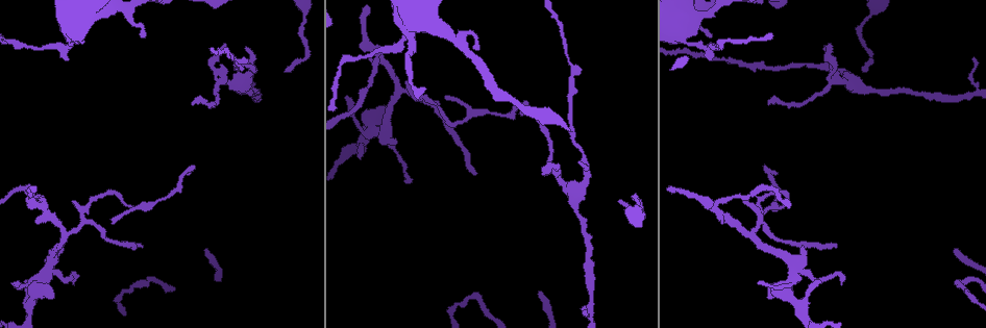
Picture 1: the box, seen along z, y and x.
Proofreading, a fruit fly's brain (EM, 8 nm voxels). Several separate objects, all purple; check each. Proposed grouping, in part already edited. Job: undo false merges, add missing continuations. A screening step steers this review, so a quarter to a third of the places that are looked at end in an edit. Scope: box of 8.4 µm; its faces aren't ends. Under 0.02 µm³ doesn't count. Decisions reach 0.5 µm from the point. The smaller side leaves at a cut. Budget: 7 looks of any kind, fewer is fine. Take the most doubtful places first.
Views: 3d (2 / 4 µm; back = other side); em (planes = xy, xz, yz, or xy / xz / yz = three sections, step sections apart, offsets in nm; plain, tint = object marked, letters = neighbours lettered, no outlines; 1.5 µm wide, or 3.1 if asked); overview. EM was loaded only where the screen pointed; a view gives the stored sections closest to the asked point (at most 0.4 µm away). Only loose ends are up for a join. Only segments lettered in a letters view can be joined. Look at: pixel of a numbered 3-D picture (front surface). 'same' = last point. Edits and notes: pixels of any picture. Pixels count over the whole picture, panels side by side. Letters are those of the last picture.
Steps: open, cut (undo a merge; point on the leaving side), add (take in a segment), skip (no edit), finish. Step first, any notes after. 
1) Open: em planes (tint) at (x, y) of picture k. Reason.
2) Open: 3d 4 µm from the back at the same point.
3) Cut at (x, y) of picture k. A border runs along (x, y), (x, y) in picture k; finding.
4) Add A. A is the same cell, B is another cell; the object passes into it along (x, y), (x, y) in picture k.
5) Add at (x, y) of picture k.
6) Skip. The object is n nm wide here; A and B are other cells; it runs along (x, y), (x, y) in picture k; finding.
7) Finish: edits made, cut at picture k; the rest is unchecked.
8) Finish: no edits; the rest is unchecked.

Open: 3d 4 µm at (24, 282) of picture 1. Branch stops here.

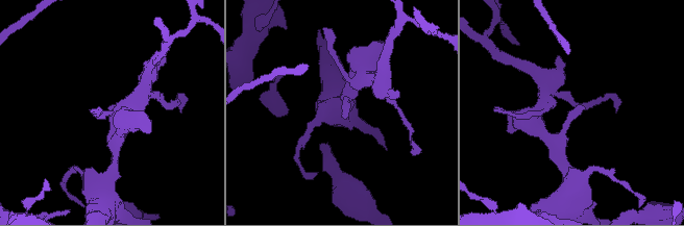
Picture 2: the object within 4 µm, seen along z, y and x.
Open: em yz step 8 (tint) at (344, 118) of picture 2. Shape alone is not enough.

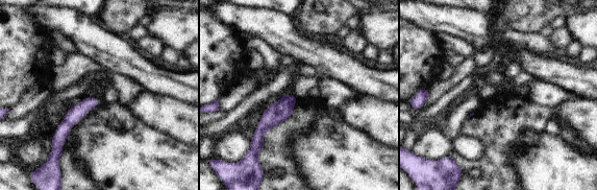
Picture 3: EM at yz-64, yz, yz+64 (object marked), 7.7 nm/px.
Open: em planes (letters) at the same point.

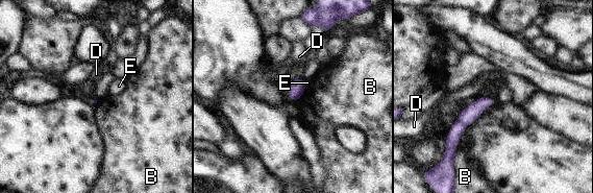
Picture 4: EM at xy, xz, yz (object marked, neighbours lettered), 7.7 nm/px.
Skip. B, D and E are other cells; it runs along (490, 101), (459, 126), (452, 147) in picture 4; no lettered segment goes on from it.

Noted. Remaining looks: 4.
Open: 3d 2 µm at (245, 48) of picture 1. Branch stops here.

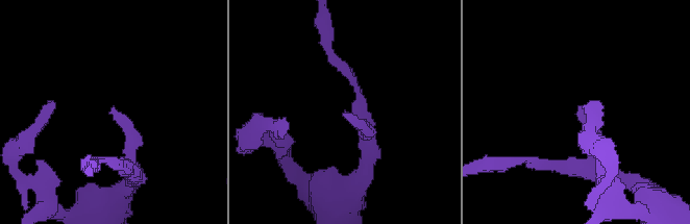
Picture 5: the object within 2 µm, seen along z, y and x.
Open: em planes (plain) at (114, 109) of picture 5. Shape alone is not enough.

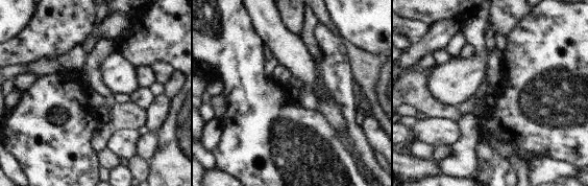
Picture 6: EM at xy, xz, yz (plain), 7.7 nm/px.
Open: em planes (letters) at the same point. See the neighbours.

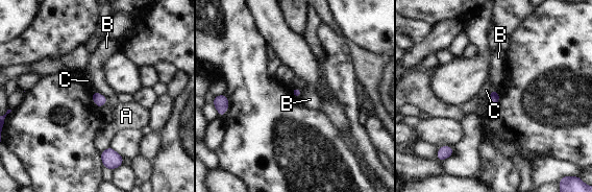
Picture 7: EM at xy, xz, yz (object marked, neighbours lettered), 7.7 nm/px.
Skip. A, B and C are other cells; a border runs along (95, 90), (107, 97) in picture 7; no lettered segment goes on from it.

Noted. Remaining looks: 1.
Open: em planes (letters) at (193, 166) of picture 1.

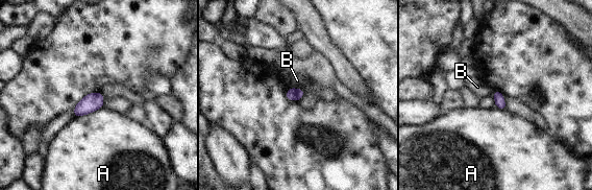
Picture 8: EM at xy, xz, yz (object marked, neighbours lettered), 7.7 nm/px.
Skip. The object is 80 nm wide here; the longest contact is with A, 240 nm; A and B are other cells; none of them fits.

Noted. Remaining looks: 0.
Finish: no edits; the rest is unchecked.

